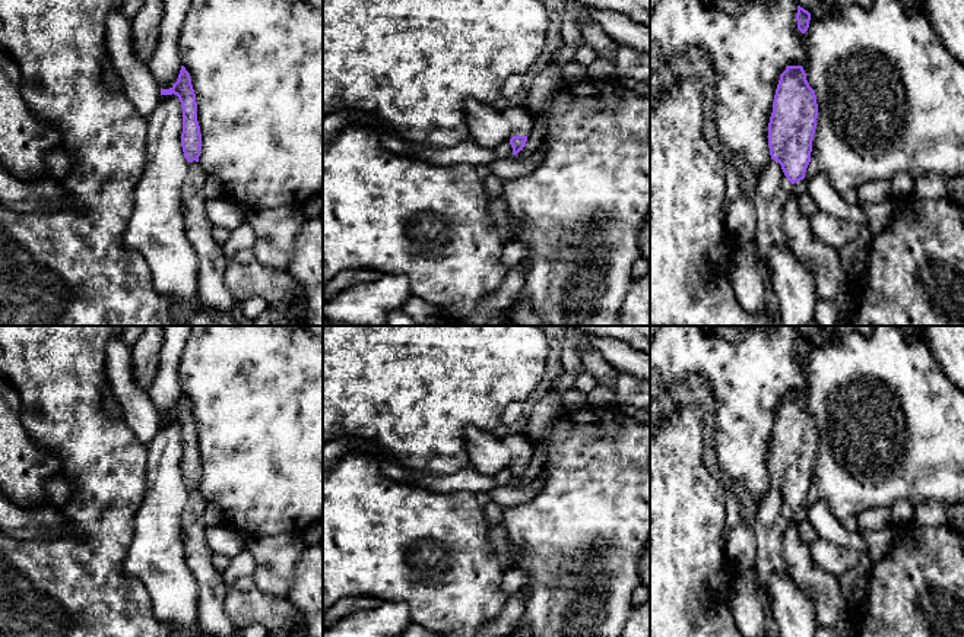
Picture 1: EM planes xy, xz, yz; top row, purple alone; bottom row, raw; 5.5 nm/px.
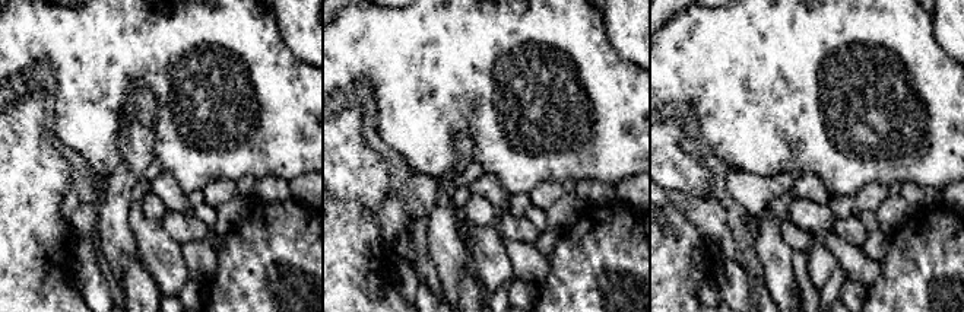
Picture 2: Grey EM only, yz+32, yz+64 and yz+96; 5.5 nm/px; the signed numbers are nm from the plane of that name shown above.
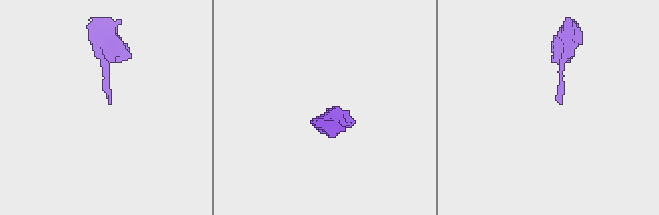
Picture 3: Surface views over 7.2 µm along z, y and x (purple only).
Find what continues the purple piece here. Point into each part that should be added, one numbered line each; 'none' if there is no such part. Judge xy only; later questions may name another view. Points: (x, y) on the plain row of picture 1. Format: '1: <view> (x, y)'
1: xy (213, 621)

